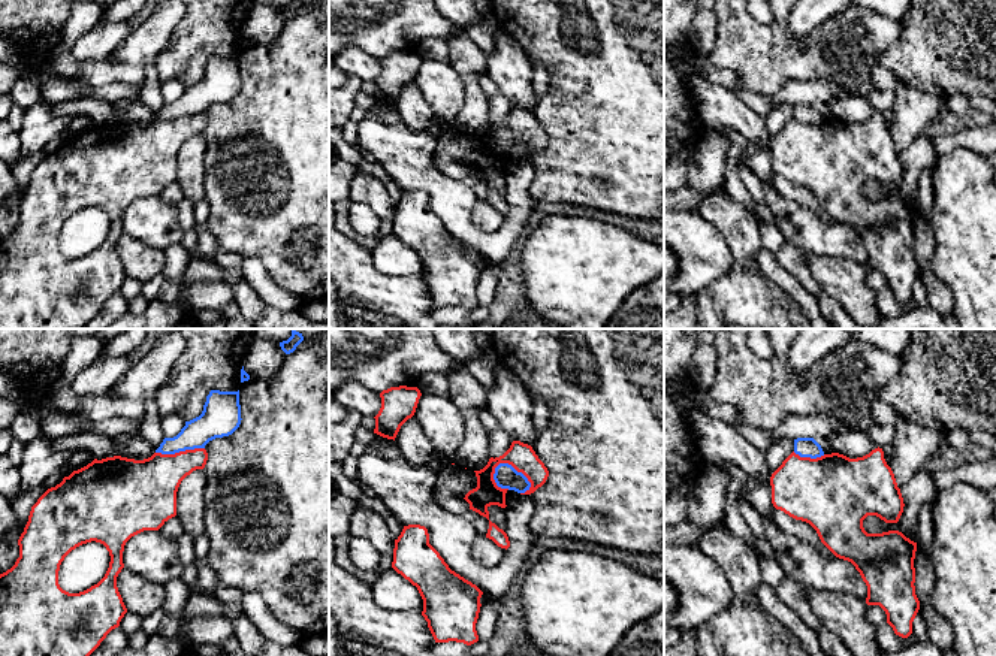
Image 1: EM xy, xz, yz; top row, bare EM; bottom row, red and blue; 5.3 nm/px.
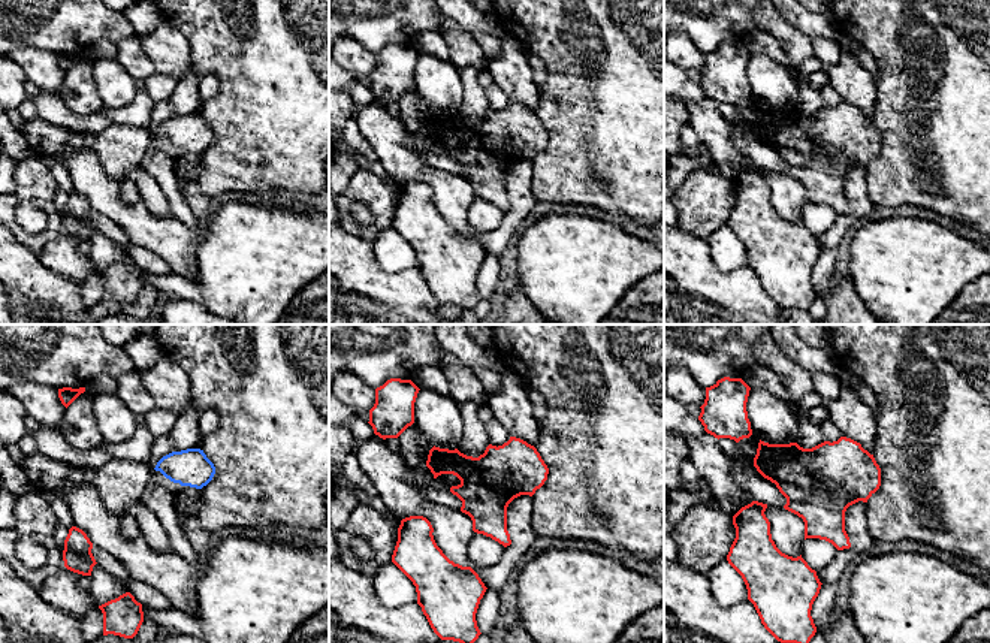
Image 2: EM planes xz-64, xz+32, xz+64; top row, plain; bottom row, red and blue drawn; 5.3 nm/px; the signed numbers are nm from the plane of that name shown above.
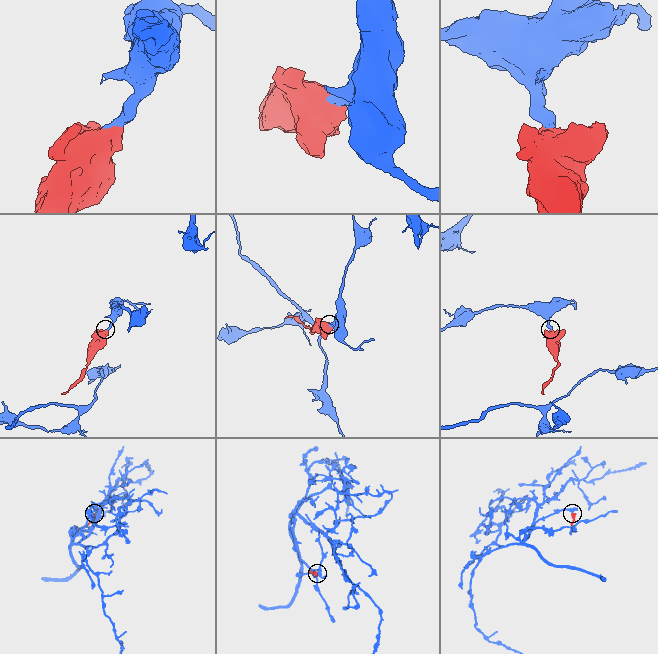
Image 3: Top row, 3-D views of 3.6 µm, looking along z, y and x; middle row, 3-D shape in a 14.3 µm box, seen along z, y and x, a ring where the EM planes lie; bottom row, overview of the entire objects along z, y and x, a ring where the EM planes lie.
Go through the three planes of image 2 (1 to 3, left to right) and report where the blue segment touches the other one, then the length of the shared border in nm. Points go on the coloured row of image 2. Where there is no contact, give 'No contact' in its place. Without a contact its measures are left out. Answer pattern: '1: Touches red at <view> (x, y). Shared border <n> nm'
1: No contact
2: No contact
3: No contact

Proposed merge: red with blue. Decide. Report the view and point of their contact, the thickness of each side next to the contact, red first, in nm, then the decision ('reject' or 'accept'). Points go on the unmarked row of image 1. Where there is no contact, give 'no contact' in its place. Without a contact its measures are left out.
xz (516, 135) | 150/130 nm | reject

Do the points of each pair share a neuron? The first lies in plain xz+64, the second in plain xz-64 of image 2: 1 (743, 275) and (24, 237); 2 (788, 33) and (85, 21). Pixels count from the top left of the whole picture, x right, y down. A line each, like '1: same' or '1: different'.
1: different
2: different

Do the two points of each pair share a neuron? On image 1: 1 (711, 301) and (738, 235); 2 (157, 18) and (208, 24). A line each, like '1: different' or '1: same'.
1: same
2: different

